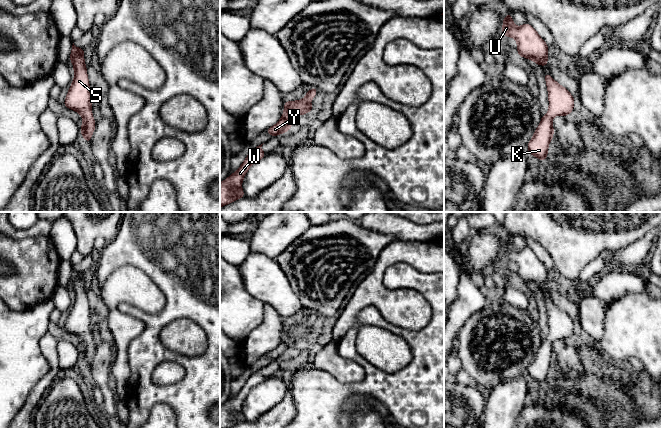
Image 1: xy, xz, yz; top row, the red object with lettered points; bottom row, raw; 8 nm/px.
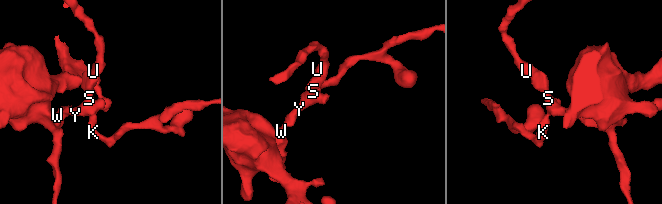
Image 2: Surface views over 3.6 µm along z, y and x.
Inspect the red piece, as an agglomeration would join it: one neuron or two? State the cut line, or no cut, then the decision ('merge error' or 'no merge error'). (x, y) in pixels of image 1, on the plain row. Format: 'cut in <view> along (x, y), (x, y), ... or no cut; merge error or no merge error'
no cut; no merge error

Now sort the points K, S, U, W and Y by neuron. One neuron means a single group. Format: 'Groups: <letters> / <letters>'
Groups: K S U W Y

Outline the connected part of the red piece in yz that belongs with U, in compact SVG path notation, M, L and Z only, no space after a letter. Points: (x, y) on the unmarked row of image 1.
M510 236L505 239L501 254L505 261L516 263L519 280L533 284L538 289L549 290L547 286L549 270L529 247L516 251Z

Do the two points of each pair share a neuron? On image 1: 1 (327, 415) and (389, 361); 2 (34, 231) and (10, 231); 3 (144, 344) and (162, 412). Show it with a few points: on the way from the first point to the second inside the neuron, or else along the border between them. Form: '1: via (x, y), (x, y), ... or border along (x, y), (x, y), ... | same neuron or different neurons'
1: border along (360, 355), (384, 371), (396, 372), (403, 368) | different neurons
2: via (28, 233), (16, 233) | same neuron
3: border along (148, 415), (156, 405), (167, 404), (176, 417) | different neurons

